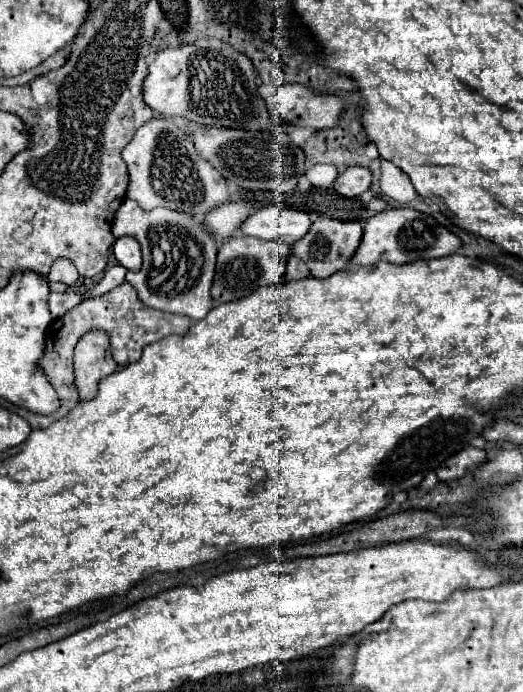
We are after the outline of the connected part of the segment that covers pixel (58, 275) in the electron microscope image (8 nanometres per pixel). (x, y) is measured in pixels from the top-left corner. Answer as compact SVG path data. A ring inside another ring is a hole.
M65 258L57 260L57 262L51 266L51 272L49 272L49 276L47 276L49 282L65 282L65 284L69 284L69 286L71 286L77 278L79 278L77 268L73 268L73 264L71 264L69 260L65 260Z

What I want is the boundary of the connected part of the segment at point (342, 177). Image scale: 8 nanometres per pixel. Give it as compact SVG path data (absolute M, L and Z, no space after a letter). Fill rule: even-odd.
M351 166L343 170L335 180L335 192L343 198L357 198L371 186L371 172L361 166Z

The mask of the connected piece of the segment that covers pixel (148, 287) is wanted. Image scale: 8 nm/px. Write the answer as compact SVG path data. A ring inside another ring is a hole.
M125 200L113 222L115 238L133 236L143 250L143 266L139 272L127 272L127 282L137 290L139 300L149 308L183 314L201 320L211 310L211 282L215 272L217 240L201 228L201 220L171 208L143 210L135 200Z

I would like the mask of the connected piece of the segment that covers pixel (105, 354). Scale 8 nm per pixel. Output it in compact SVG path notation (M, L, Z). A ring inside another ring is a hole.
M89 330L75 348L75 384L81 400L89 400L97 392L97 382L117 370L117 362L109 352L109 334L105 330Z

